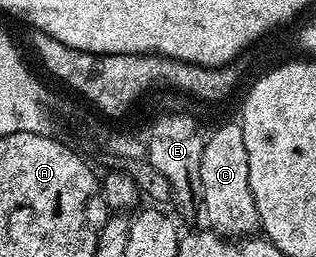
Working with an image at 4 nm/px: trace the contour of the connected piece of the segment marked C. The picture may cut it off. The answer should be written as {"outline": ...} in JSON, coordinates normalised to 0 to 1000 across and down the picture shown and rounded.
{"outline":[[[753,475],[706,479],[671,525],[652,529],[636,595],[636,805],[655,817],[665,895],[709,922],[794,922],[810,911],[820,833],[788,735],[788,595],[775,595],[775,533]]]}

